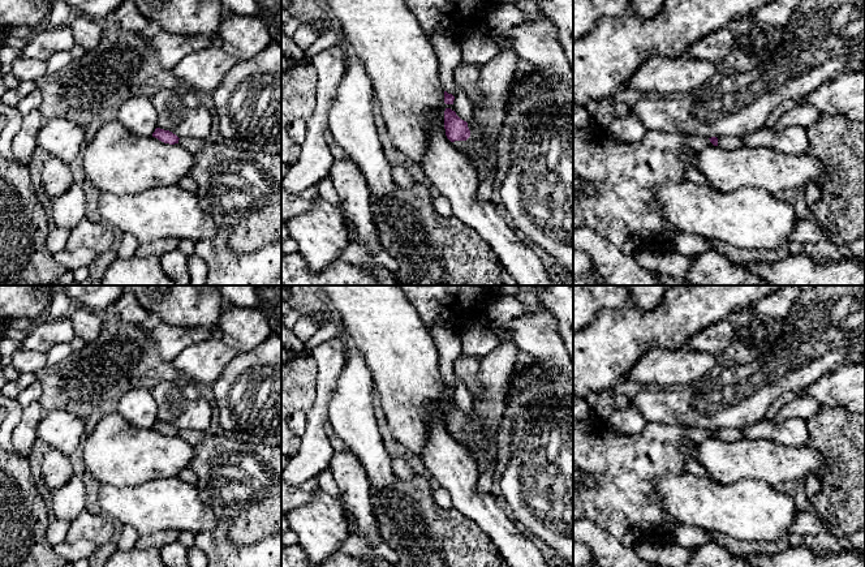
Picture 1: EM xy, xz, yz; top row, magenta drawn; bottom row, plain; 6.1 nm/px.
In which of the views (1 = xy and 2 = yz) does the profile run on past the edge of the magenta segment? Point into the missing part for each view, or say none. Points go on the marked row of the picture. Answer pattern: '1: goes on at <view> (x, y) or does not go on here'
1: does not go on here
2: goes on at yz (731, 142)

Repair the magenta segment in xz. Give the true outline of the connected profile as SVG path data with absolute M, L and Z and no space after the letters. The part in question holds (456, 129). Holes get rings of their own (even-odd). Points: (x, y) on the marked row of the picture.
M446 108L444 129L447 138L452 142L455 149L461 153L466 151L473 156L478 180L479 182L483 182L486 180L486 176L492 171L492 160L483 159L473 153L473 147L466 141L470 137L468 123L461 120L451 108Z

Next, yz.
M727 136L727 137L720 137L720 138L711 137L709 139L714 146L719 146L726 150L736 150L736 149L744 146L743 138L736 137L736 136Z

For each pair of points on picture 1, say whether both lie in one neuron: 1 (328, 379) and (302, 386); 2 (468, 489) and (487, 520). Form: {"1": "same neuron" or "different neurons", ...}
{"1": "different neurons", "2": "same neuron"}

